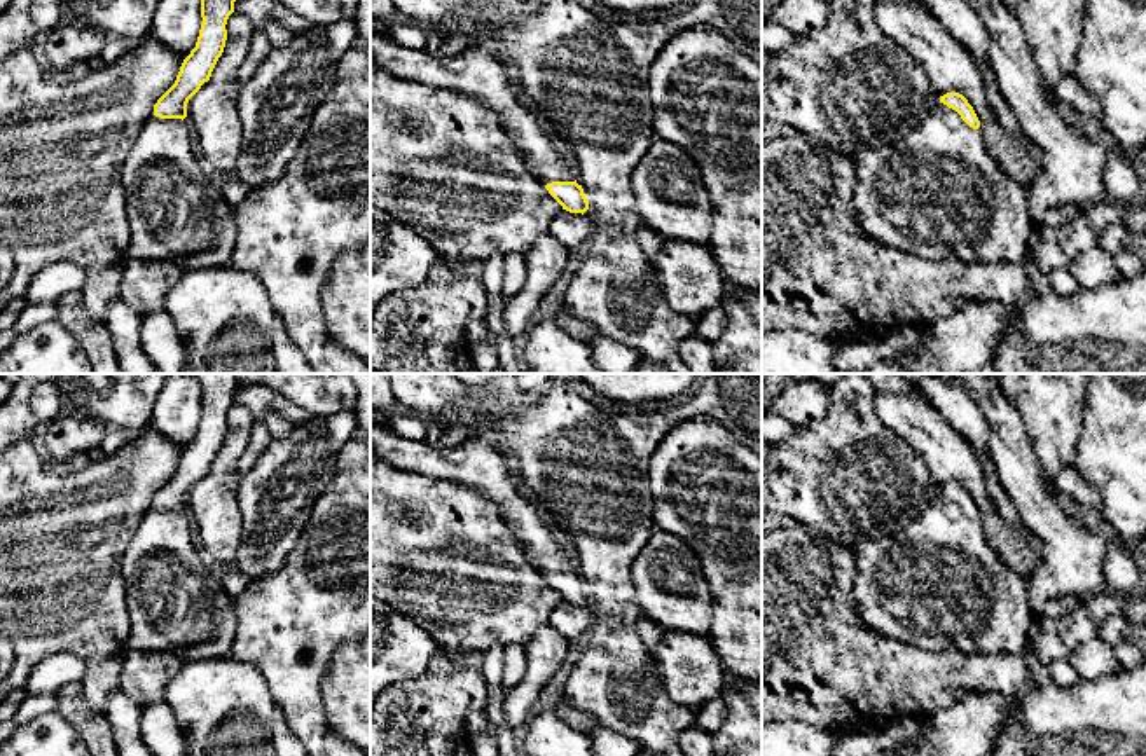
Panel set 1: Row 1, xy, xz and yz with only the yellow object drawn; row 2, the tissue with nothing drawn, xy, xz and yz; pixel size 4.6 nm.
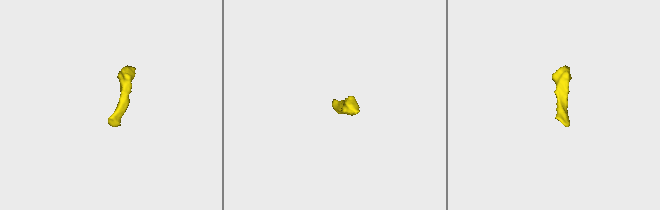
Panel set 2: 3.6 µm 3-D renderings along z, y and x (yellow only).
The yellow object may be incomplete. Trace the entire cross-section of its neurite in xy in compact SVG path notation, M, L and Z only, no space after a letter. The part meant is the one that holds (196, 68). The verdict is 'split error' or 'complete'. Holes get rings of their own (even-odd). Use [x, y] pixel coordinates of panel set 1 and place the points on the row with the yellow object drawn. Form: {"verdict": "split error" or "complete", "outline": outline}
{"verdict": "split error", "outline": "M201 0L201 30L196 47L183 59L175 84L154 105L154 115L142 126L126 162L121 182L126 192L126 213L131 229L128 258L169 260L182 271L232 265L236 248L236 215L196 157L185 124L187 103L210 80L227 40L227 19L236 0Z"}

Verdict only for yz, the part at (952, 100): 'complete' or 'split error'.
split error

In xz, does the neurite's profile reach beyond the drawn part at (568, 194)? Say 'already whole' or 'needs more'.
needs more

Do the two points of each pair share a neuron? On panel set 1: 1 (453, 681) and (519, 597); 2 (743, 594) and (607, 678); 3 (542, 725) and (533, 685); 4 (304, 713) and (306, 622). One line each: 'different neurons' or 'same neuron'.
1: different neurons
2: different neurons
3: different neurons
4: same neuron

